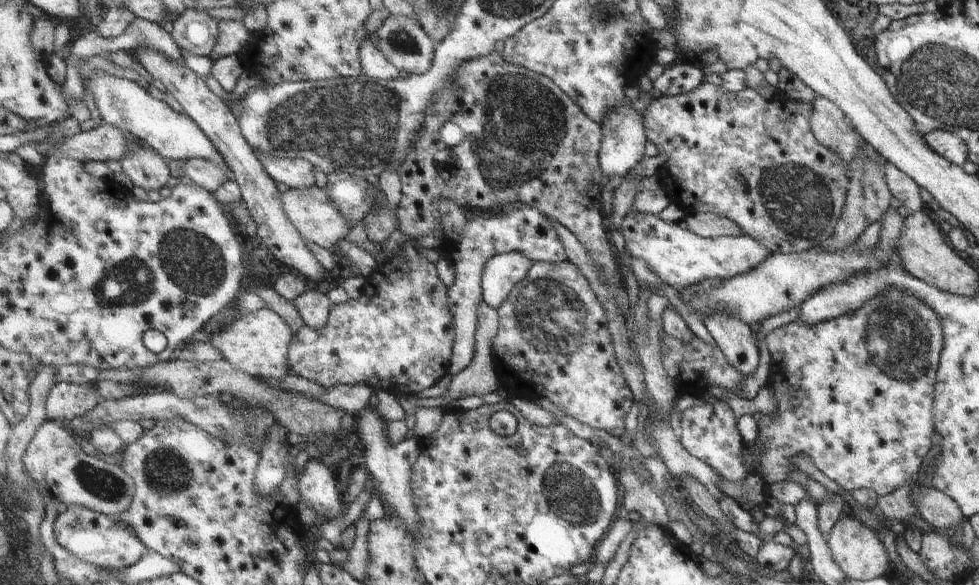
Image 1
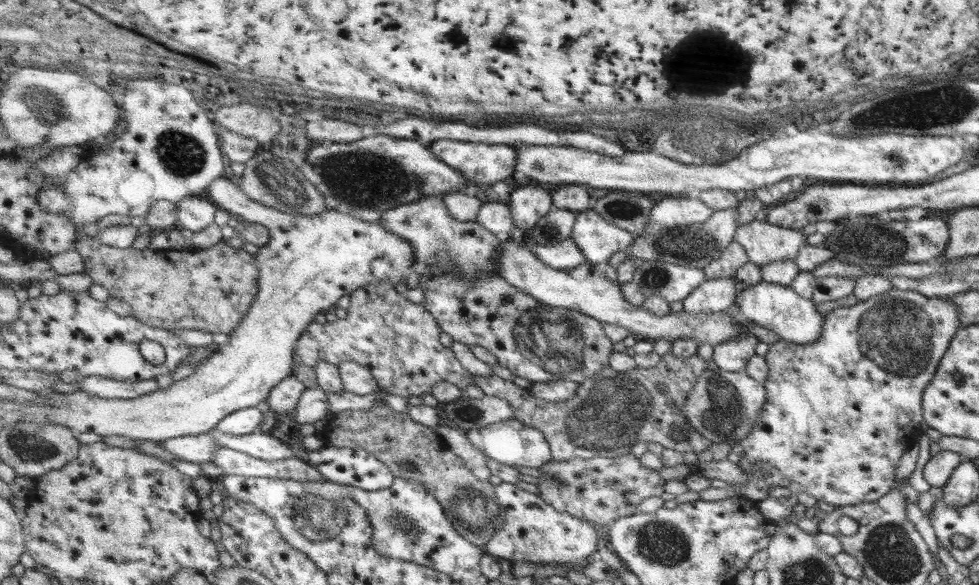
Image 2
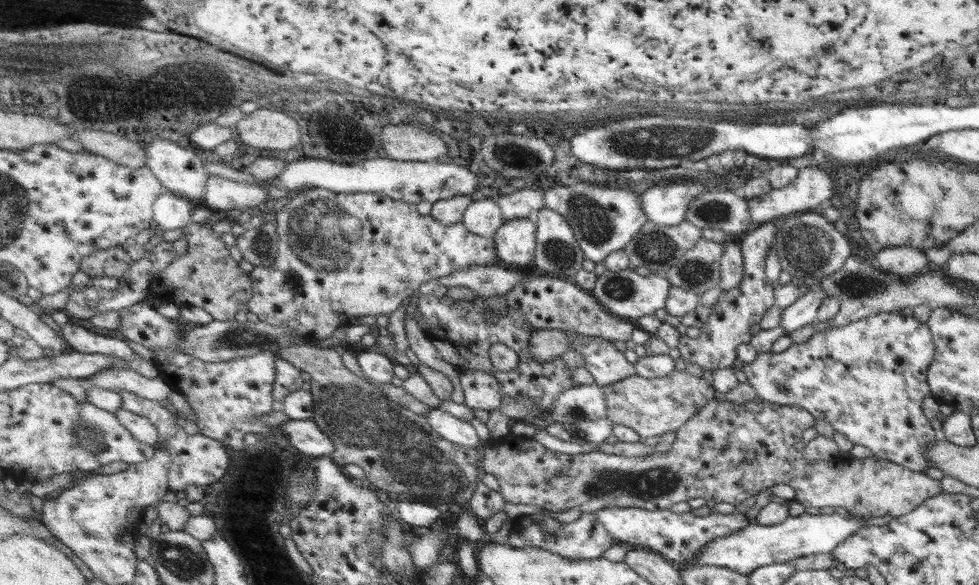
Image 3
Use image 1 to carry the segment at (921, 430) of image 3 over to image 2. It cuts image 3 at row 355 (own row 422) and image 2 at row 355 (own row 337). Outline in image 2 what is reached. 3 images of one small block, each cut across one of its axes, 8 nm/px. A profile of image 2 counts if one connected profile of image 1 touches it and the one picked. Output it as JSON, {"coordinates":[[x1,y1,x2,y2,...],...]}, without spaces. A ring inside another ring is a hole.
{"coordinates":[[893,287,880,296,871,296,868,300,848,308,835,305,833,310,823,316,822,322,819,338,811,344,801,346,801,344,793,345,785,340,778,340,768,345,768,351,764,356,768,367,768,378,763,382,766,391,765,404,759,410,759,420,753,424,753,430,741,442,743,456,736,463,747,474,747,481,743,484,729,483,729,488,739,497,757,502,769,498,769,488,777,486,777,488,785,488,789,494,797,495,799,492,805,492,819,502,841,507,854,503,873,502,885,495,893,488,895,468,901,454,911,447,921,434,919,422,922,420,920,404,922,392,936,372,937,363,947,350,953,334,963,326,958,318,958,307,947,297,925,297,917,291,899,290]]}

